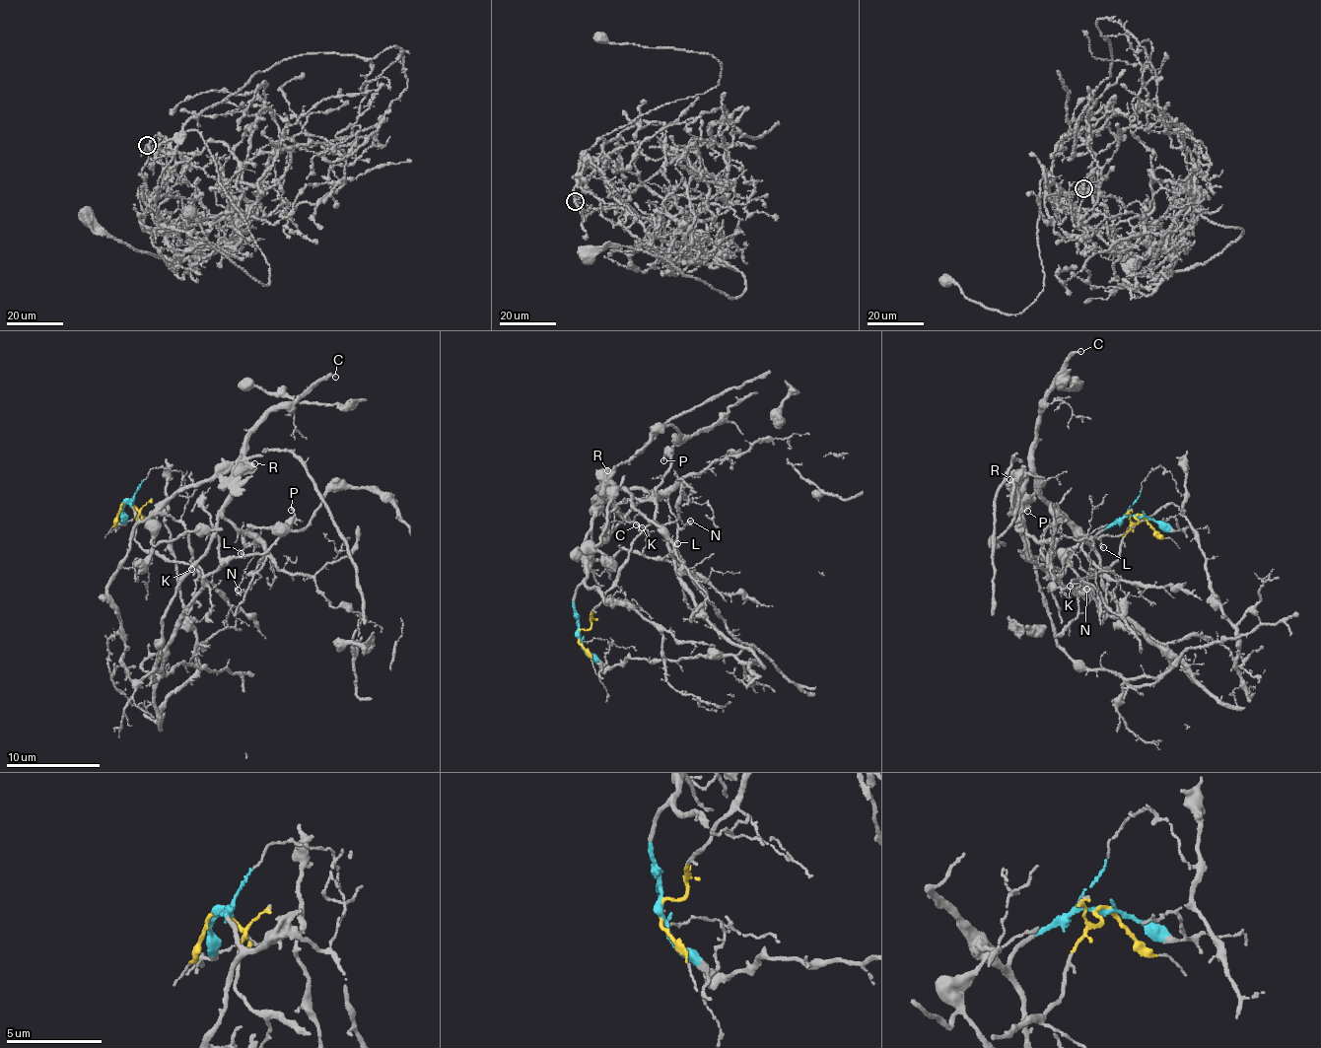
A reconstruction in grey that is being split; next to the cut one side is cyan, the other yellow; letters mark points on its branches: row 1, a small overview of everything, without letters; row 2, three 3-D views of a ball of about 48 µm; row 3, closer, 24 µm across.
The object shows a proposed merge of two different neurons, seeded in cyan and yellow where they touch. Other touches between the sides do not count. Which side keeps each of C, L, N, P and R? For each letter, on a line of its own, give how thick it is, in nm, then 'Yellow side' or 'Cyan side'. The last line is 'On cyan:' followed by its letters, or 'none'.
C: Thickness 190 nm. Cyan side
L: Thickness 100 nm. Cyan side
N: Thickness 100 nm. Cyan side
P: Thickness 110 nm. Yellow side
R: Thickness 550 nm. Cyan side
On cyan: C, L, N, R

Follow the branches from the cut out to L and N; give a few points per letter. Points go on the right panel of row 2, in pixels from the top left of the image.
L: (1138, 516), (1126, 514), (1091, 543), (1037, 493), (1020, 509), (1025, 530), (1042, 542), (1092, 538), (1104, 548)
N: (1138, 516), (1126, 514), (1091, 543), (1037, 493), (1020, 509), (1025, 530), (1042, 542), (1092, 542), (1087, 590)

